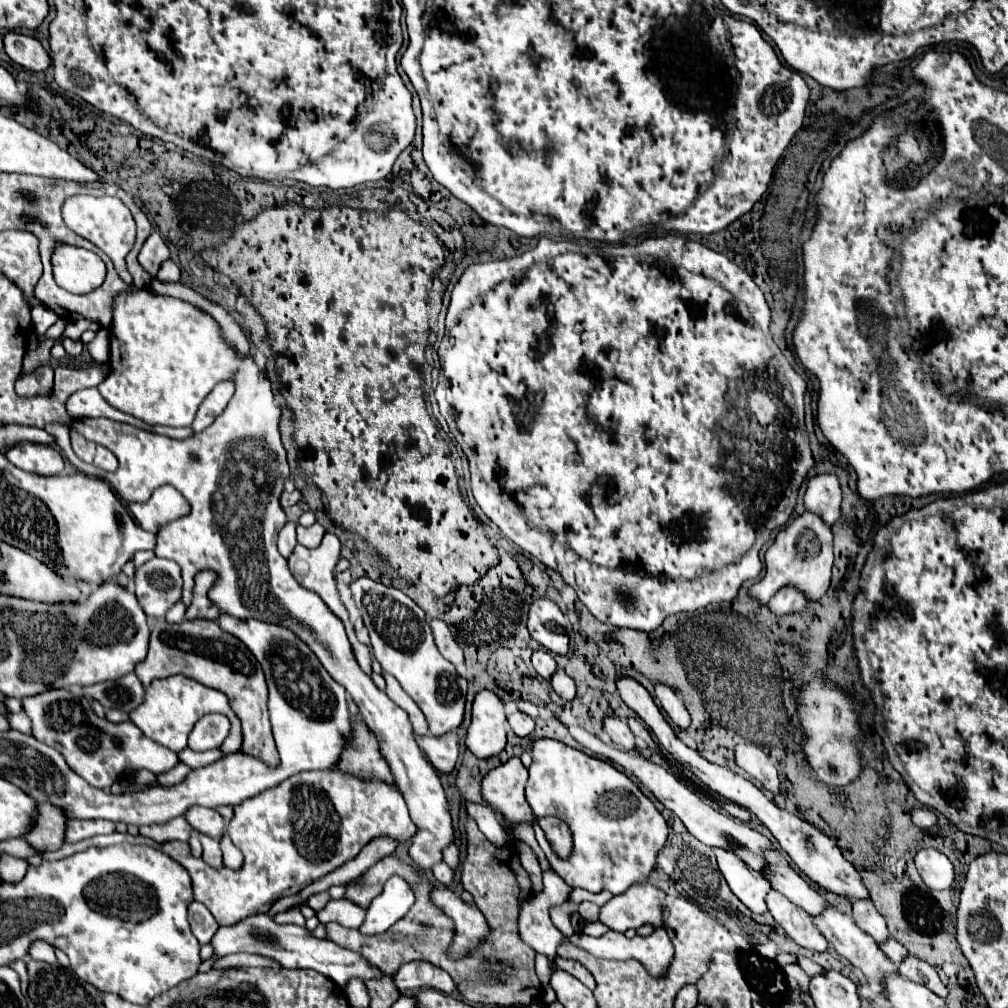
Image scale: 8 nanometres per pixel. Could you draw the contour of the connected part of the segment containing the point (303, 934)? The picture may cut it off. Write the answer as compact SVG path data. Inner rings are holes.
M267 914L249 916L247 920L241 920L235 926L219 926L211 944L215 948L215 954L219 954L219 956L227 956L233 952L257 952L257 954L275 958L285 968L313 968L313 970L321 972L323 976L333 978L333 982L339 986L345 986L347 980L351 980L351 978L369 980L369 978L379 976L379 970L373 968L371 964L367 964L367 960L363 960L357 952L341 948L329 940L319 940L319 938L311 936L305 928L291 926L291 924L279 926Z

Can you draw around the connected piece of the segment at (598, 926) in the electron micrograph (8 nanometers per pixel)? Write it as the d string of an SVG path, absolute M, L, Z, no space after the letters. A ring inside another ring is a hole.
M596 921L584 925L582 933L593 937L599 937L605 934L608 930L609 928L607 928L607 926L602 924L600 921Z

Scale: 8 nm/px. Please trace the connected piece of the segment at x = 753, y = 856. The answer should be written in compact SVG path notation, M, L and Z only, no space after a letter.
M565 722L565 724L567 724L567 728L569 728L569 732L571 732L571 736L573 736L579 744L583 744L585 748L589 748L591 752L595 752L595 754L599 754L599 756L609 758L611 762L623 766L625 770L633 772L633 774L657 796L659 802L663 802L669 810L673 810L673 812L681 818L681 822L685 824L685 828L687 828L699 842L703 842L703 844L707 844L707 846L711 846L711 848L729 850L729 852L733 852L739 860L743 860L749 868L757 870L759 874L765 872L765 852L767 852L767 850L775 850L775 846L773 846L773 842L771 842L769 838L765 838L763 834L751 830L747 824L743 824L743 822L731 818L729 814L725 814L725 812L721 812L719 808L713 808L711 804L707 804L705 800L701 800L685 782L681 782L673 772L665 770L663 766L657 766L655 762L651 762L651 760L647 760L647 758L643 758L643 756L639 756L639 754L635 754L635 752L617 750L615 746L601 742L599 738L595 738L591 732L587 732L585 728L581 728L581 726L577 726L577 724L569 724L569 722Z

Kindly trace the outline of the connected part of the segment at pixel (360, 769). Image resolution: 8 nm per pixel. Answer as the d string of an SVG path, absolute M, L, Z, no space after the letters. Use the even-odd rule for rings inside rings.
M351 722L353 724L353 744L345 748L337 768L353 772L355 776L377 776L385 782L393 784L393 776L389 768L385 768L385 762L379 756L377 738L369 728L365 728L363 722Z

